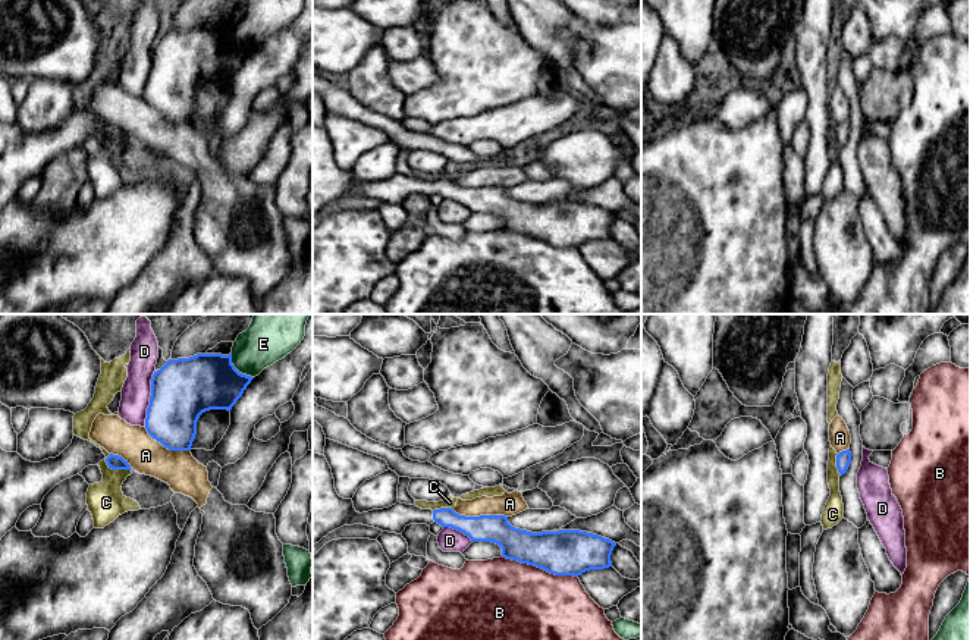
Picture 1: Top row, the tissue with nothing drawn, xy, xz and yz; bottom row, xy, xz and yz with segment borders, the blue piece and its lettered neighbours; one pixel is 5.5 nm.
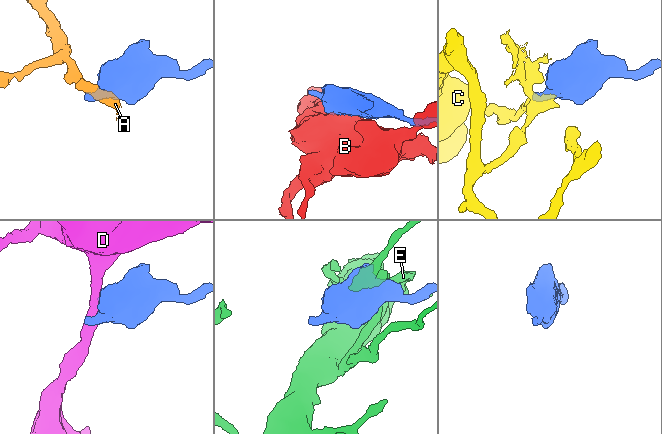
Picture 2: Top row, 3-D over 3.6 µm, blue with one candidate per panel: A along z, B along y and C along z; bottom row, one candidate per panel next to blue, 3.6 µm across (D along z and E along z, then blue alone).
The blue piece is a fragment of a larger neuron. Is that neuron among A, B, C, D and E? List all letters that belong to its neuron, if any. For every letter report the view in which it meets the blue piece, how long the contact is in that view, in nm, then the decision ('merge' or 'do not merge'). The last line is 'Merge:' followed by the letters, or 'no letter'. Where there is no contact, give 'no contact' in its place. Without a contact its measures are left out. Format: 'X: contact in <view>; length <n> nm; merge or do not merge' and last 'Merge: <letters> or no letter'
A: contact in xz; length 300 nm; do not merge
B: contact in xz; length 440 nm; do not merge
C: contact in xy; length 170 nm; do not merge
D: contact in xy; length 300 nm; do not merge
E: contact in xy; length 180 nm; do not merge
Merge: no letter

